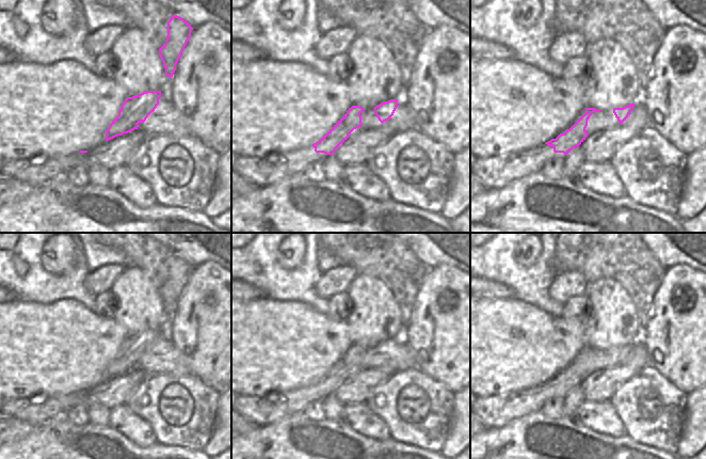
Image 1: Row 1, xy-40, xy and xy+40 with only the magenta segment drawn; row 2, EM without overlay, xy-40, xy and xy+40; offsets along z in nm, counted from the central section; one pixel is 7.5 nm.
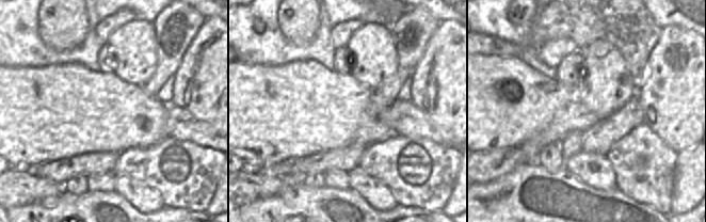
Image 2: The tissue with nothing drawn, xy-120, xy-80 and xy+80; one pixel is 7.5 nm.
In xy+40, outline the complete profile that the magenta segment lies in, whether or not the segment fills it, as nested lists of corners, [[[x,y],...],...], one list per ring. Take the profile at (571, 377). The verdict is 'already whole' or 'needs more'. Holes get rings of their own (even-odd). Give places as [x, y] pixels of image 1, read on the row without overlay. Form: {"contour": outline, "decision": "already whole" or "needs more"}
{"contour": [[[585,347],[585,352],[569,368],[535,387],[499,396],[477,396],[470,410],[487,428],[499,428],[518,417],[541,411],[550,398],[564,398],[569,390],[585,379],[588,359],[593,351],[600,350]]], "decision": "needs more"}

